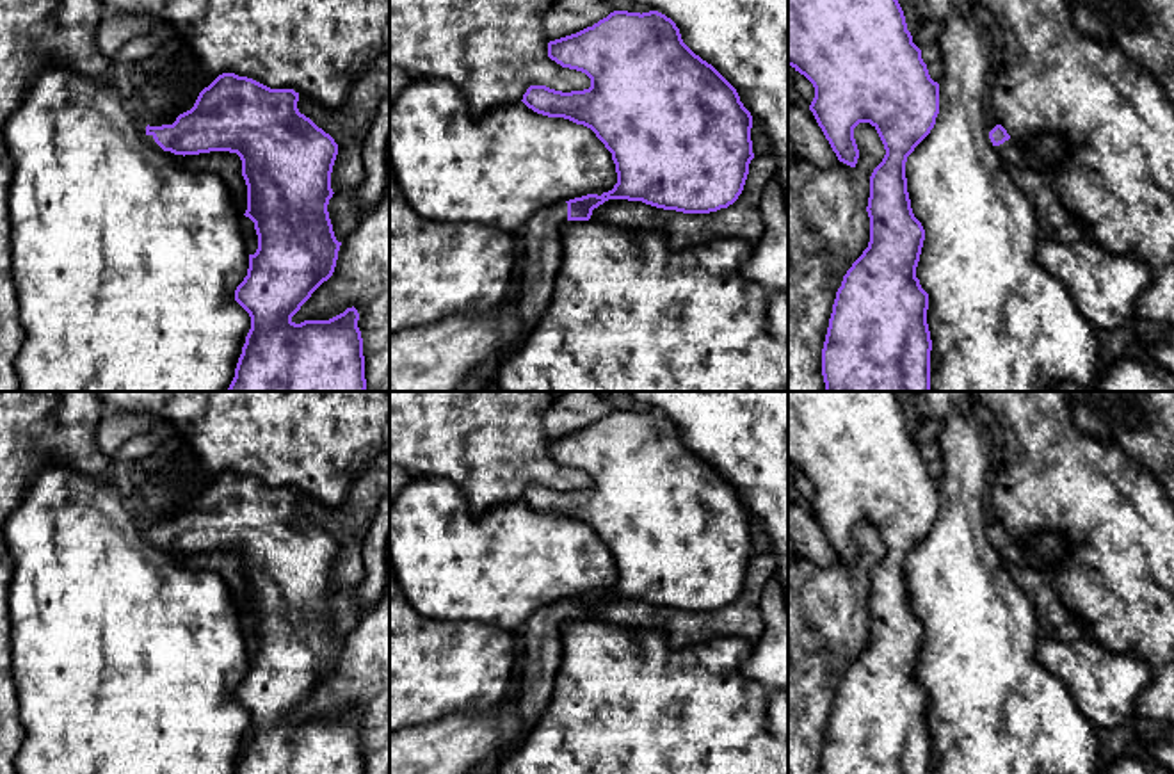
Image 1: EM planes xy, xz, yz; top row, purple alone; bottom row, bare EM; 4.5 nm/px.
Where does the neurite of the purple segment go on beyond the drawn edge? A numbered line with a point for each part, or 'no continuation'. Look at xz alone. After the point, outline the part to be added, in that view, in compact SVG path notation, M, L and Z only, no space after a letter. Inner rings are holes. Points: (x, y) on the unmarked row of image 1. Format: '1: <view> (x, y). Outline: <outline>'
1: xz (539, 643). Outline: M559 600L534 612L523 625L519 632L521 662L516 674L521 690L518 715L523 721L523 731L487 767L487 774L493 774L500 758L518 749L546 712L562 662L559 628L566 619L567 601Z

